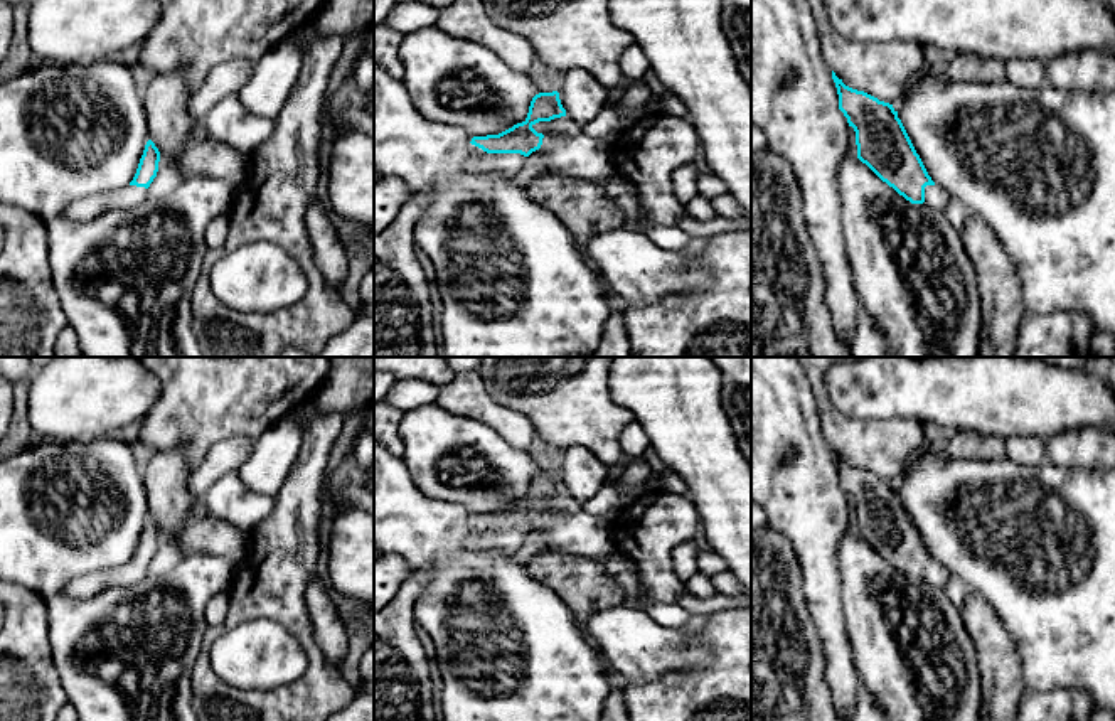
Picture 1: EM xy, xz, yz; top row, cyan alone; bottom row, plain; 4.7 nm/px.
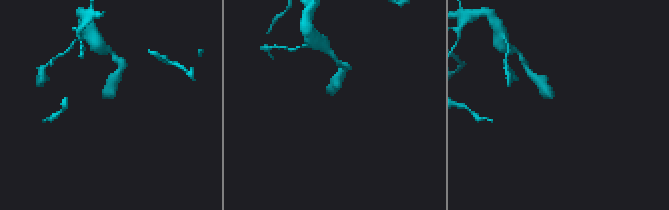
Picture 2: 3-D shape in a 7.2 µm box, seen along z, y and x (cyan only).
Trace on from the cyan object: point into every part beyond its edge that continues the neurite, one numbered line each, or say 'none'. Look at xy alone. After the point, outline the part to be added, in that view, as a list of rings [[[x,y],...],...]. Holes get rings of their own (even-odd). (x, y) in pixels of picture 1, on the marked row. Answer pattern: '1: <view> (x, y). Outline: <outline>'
1: xy (88, 208). Outline: [[[126,185],[118,190],[93,194],[69,204],[62,216],[76,221],[91,221],[108,211],[128,211],[147,200],[148,189]]]

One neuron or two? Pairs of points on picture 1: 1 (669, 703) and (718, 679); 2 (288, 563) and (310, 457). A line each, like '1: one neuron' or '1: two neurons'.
1: one neuron
2: one neuron

